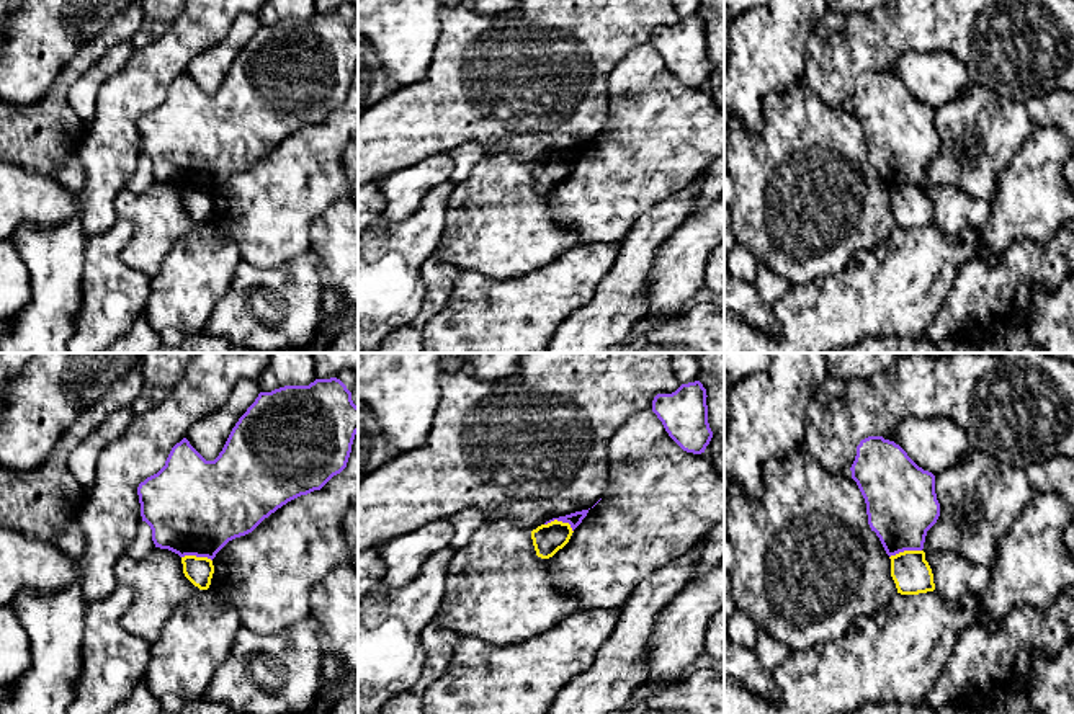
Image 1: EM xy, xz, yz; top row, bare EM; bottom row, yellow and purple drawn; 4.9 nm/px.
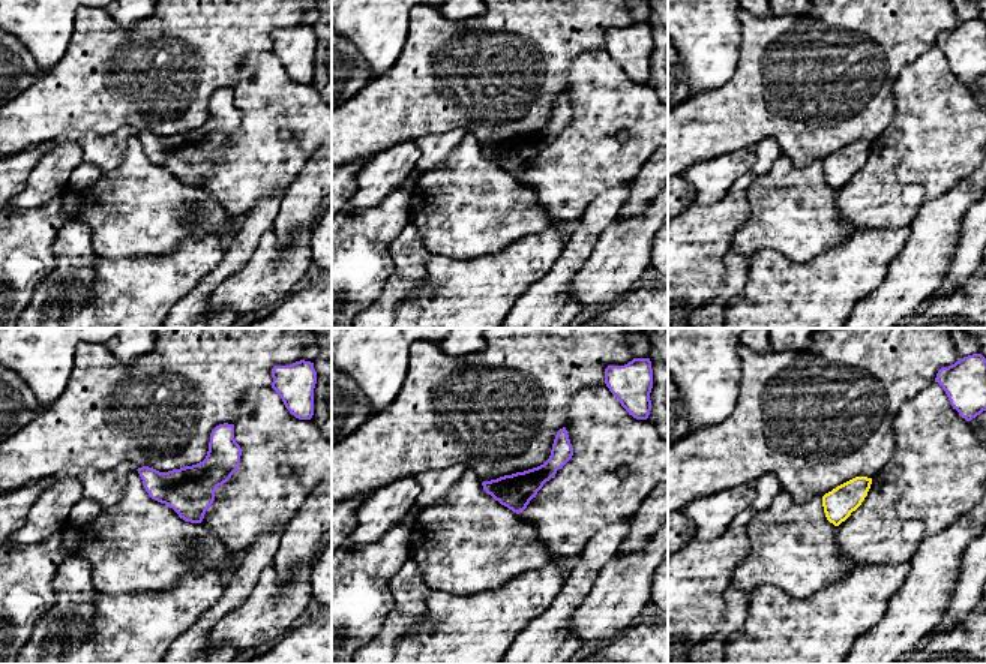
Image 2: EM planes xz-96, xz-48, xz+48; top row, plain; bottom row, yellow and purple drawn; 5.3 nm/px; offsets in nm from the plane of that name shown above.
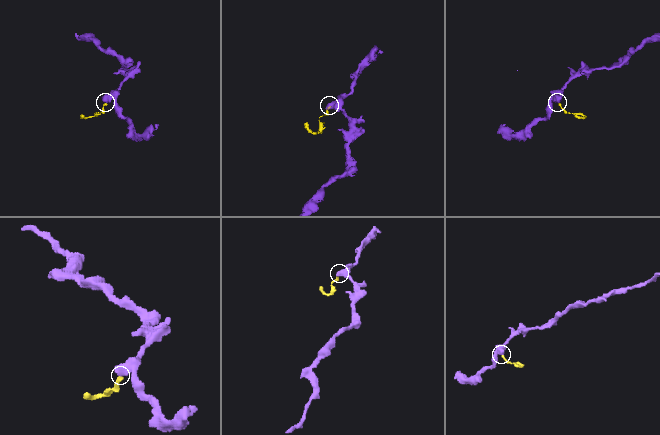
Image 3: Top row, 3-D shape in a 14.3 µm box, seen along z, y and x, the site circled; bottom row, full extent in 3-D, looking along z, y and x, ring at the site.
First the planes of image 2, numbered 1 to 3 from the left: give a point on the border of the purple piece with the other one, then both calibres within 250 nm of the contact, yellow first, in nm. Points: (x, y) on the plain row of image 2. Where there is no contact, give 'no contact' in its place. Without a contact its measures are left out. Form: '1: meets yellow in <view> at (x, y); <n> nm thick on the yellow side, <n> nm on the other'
1: no contact
2: no contact
3: no contact

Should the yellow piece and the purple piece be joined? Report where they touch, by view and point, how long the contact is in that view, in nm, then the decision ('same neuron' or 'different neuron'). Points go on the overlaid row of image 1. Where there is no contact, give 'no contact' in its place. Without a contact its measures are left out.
xz (561, 522) | 150 nm | different neuron

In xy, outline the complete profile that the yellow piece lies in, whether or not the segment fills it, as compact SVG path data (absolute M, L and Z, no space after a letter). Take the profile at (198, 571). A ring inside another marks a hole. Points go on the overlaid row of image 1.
M185 556L181 557L185 577L199 590L208 590L214 573L213 560L208 557Z

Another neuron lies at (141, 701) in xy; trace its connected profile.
M144 680L137 683L136 691L128 701L114 707L110 714L160 714L162 709Z

